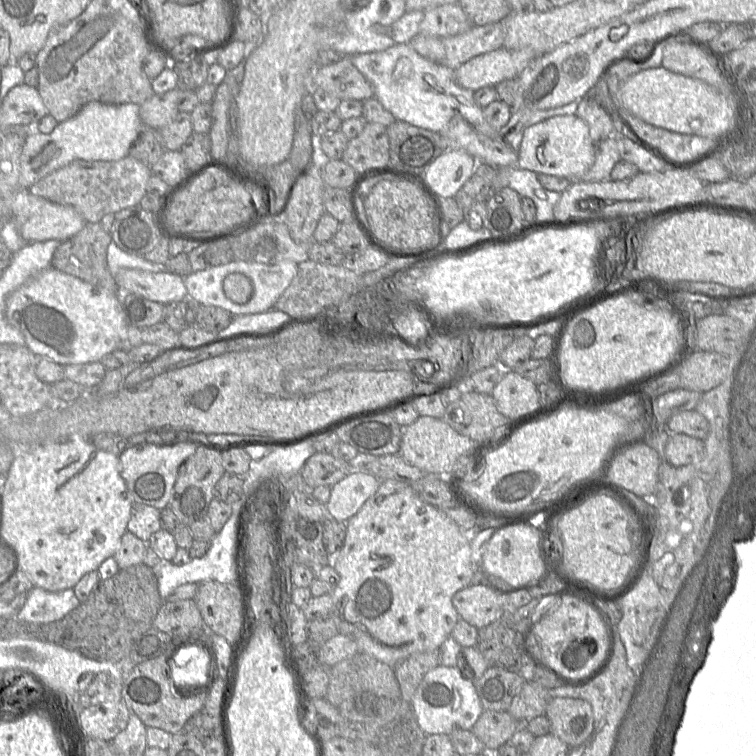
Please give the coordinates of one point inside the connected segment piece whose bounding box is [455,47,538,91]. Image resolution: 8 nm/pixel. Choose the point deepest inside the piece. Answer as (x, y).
(488, 69)

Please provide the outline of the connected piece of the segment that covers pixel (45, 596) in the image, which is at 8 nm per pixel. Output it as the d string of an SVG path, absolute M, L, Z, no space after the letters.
M33 587L27 592L27 600L16 617L20 621L47 624L65 617L79 606L80 602L73 589L50 592Z

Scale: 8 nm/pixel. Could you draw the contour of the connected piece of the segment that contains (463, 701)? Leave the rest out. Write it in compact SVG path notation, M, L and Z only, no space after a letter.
M443 665L426 674L415 691L411 706L426 735L450 735L456 729L471 730L484 712L474 681L465 678L458 667Z

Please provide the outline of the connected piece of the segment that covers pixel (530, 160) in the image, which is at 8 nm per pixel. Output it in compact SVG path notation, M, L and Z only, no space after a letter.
M575 114L553 116L524 130L516 166L537 174L561 176L575 181L581 180L593 165L595 157L596 143L592 140L585 121Z

